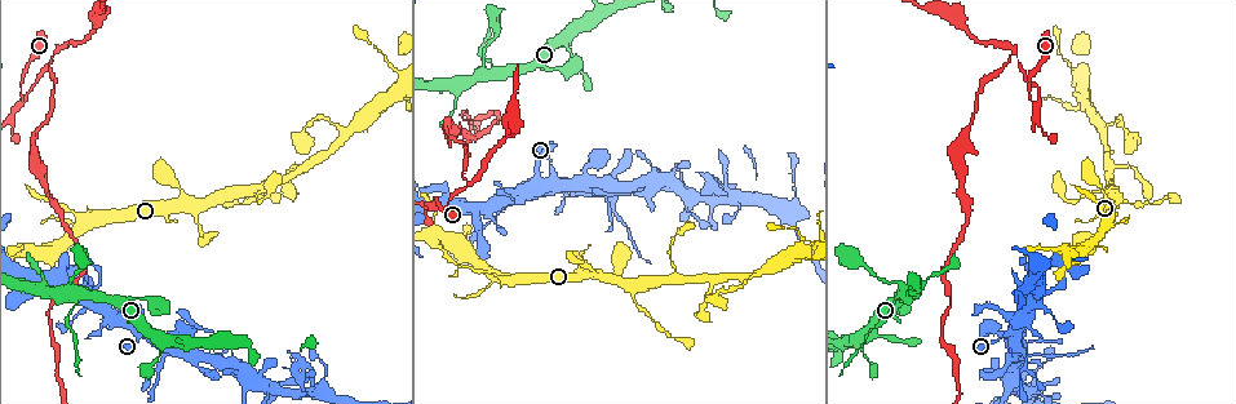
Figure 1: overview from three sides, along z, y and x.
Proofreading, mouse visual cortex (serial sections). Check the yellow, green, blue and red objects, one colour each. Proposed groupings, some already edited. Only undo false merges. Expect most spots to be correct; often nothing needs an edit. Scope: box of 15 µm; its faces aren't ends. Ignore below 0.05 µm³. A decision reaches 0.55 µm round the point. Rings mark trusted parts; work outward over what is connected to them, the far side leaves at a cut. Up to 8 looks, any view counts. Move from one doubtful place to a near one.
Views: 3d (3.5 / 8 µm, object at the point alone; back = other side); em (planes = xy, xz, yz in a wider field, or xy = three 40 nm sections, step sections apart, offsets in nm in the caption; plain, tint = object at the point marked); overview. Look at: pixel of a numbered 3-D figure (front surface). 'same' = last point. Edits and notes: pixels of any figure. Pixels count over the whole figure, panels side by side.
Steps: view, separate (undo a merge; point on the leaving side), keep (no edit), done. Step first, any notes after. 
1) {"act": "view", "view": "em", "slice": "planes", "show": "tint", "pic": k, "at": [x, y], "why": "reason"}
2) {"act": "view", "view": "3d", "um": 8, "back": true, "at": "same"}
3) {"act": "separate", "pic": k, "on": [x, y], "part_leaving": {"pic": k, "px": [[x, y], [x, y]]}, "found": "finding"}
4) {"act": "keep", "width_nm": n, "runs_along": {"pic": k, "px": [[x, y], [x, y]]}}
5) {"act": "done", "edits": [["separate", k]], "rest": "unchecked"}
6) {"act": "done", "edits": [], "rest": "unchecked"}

{"act": "view", "view": "3d", "um": 3.5, "pic": 1, "at": [22, 100], "why": "three-way junction"}

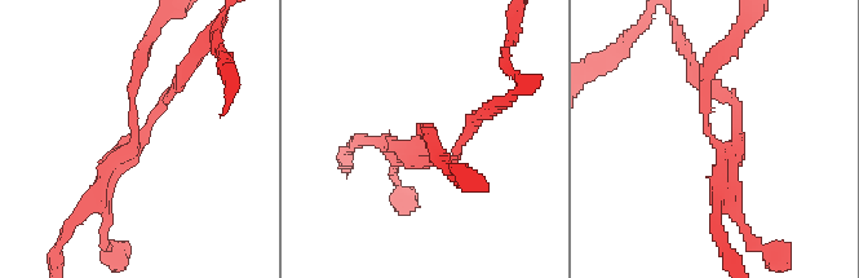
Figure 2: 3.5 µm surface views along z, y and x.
{"act": "view", "view": "em", "slice": "xy", "step": 3, "show": "tint", "pic": 2, "at": [723, 147], "arms": 3, "arm_widths_nm": [150, 150, 200], "why": "shape alone is not enough"}

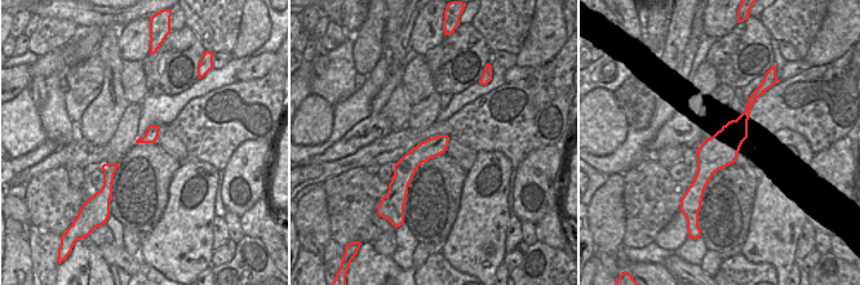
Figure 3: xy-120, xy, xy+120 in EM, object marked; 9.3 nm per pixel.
{"act": "keep", "width_nm": 180, "runs_along": {"pic": 3, "px": [[753, 97], [709, 160], [700, 191]]}, "found": "continuous, no second cell"}

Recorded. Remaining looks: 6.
{"act": "view", "view": "3d", "um": 3.5, "pic": 1, "at": [53, 53], "why": "narrows sharply"}

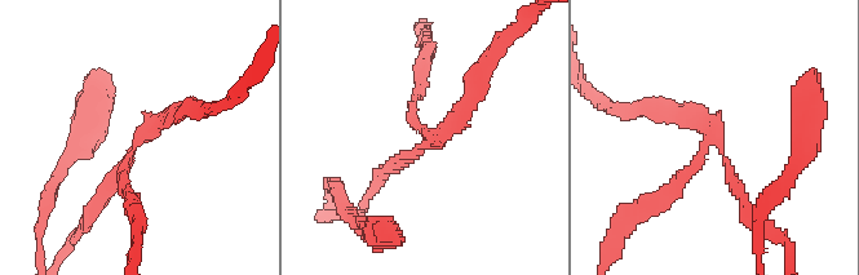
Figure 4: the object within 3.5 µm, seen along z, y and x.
{"act": "view", "view": "em", "slice": "xy", "step": 2, "show": "tint", "pic": 4, "at": [712, 139], "arms": 3, "arm_widths_nm": [150, 150, 200]}

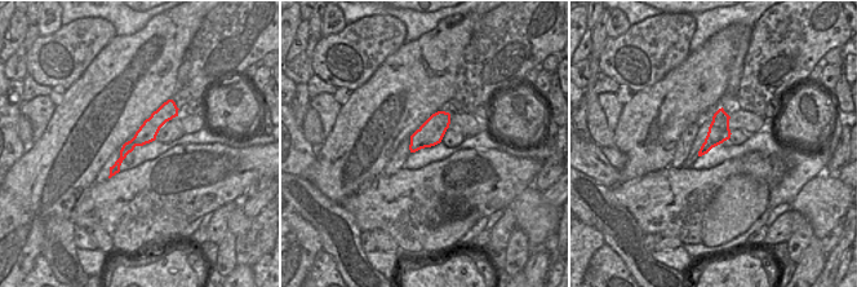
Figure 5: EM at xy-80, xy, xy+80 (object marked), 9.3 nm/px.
{"act": "separate", "pic": 4, "on": [685, 173], "part_leaving": {"pic": 4, "px": [[713, 140], [671, 191], [628, 218]]}, "found": "two cells meet here"}

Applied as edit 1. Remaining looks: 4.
{"act": "view", "view": "3d", "um": 3.5, "pic": 1, "at": [229, 366], "why": "a fork"}

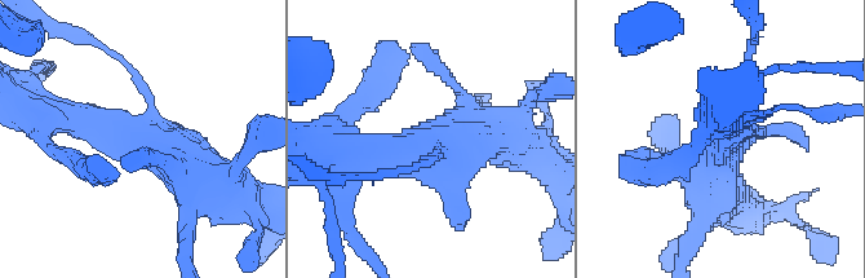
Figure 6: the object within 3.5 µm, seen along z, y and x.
{"act": "view", "view": "em", "slice": "xy", "step": 1, "show": "tint", "pic": 6, "at": [142, 139]}

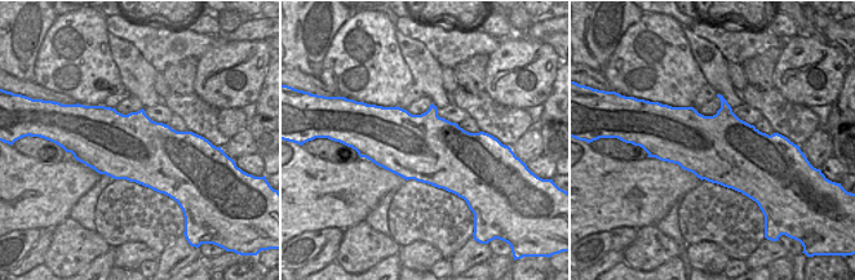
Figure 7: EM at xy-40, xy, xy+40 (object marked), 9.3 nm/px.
{"act": "keep", "found": "continuous, no second cell"}

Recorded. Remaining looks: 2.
{"act": "done", "edits": [["separate", 4]], "rest": "unchecked"}

